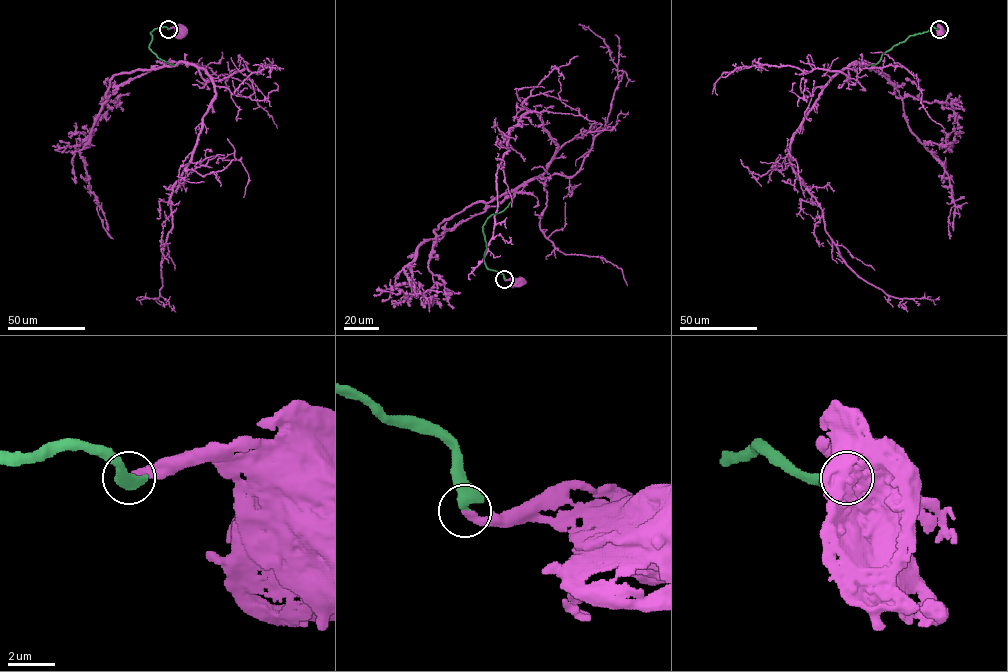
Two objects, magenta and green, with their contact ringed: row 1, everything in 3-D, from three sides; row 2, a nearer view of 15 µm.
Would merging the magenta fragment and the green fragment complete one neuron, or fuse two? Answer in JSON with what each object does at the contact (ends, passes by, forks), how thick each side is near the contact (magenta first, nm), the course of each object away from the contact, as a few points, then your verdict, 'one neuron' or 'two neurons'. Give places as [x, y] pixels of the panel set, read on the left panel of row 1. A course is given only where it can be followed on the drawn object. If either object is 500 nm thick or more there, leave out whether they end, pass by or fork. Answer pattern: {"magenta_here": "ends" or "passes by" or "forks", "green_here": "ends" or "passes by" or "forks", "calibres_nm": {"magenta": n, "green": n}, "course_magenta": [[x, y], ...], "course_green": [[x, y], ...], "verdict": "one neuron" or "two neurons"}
{"magenta_here": "ends", "green_here": "ends", "calibres_nm": {"magenta": 340, "green": 480}, "course_magenta": [[168, 29], [181, 30]], "course_green": [[168, 29], [155, 28], [150, 33], [149, 48], [159, 58], [174, 64]], "verdict": "one neuron"}

